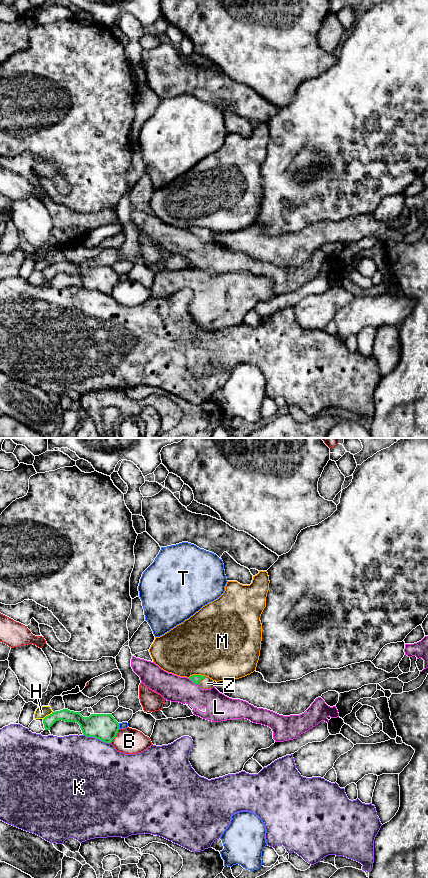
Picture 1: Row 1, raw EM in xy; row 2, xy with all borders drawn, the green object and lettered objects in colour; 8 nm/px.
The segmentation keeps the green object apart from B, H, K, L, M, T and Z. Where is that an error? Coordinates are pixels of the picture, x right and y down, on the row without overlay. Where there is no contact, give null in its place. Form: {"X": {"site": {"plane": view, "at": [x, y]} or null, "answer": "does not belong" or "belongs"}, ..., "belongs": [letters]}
{"B": {"site": {"plane": "xy", "at": [115, 288]}, "answer": "does not belong"}, "H": {"site": {"plane": "xy", "at": [48, 267]}, "answer": "does not belong"}, "K": {"site": {"plane": "xy", "at": [97, 290]}, "answer": "does not belong"}, "L": {"site": {"plane": "xy", "at": [193, 234]}, "answer": "does not belong"}, "M": {"site": {"plane": "xy", "at": [196, 227]}, "answer": "does not belong"}, "T": {"site": {"plane": "xy", "at": [118, 278]}, "answer": "does not belong"}, "Z": {"site": {"plane": "xy", "at": [201, 231]}, "answer": "belongs"}, "belongs": ["Z"]}

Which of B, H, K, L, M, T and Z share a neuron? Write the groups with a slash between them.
B / H / K / L / M / T / Z

